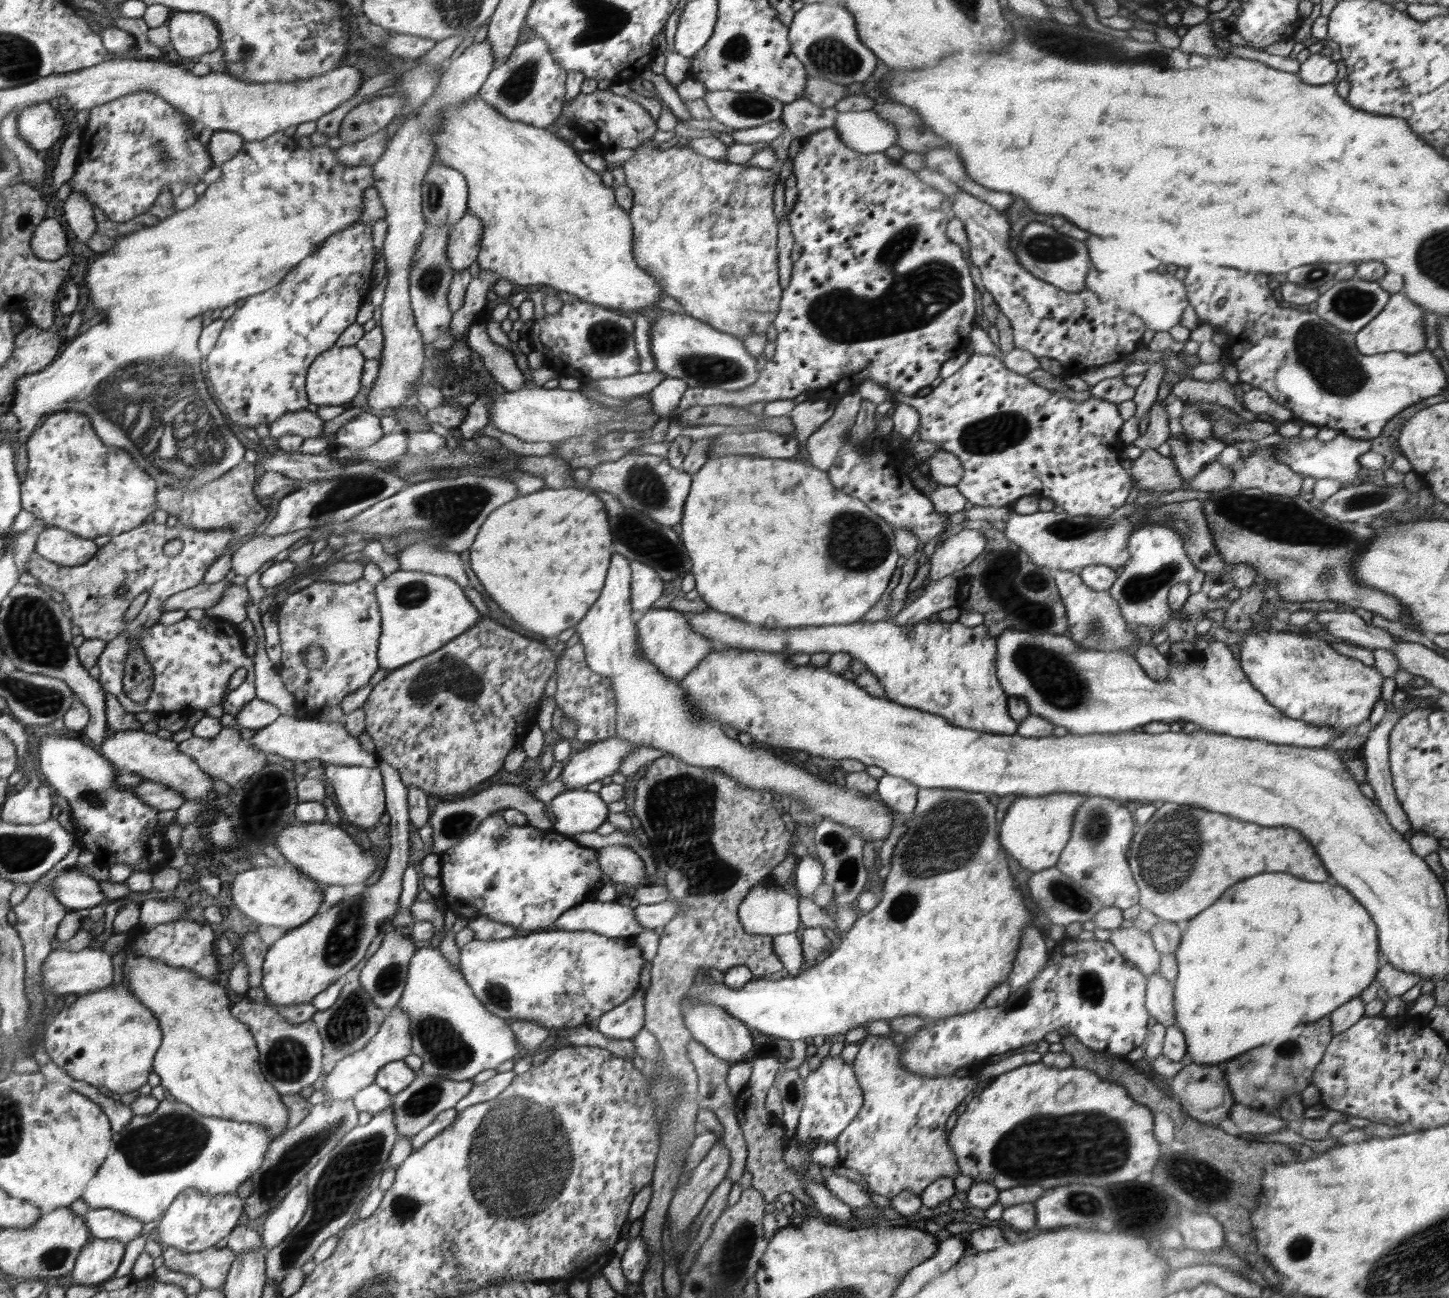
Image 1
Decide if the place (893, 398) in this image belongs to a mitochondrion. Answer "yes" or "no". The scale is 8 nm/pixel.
no

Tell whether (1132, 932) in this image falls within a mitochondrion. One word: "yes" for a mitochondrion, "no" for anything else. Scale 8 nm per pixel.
no

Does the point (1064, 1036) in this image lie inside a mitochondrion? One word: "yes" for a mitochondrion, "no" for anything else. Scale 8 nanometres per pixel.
no

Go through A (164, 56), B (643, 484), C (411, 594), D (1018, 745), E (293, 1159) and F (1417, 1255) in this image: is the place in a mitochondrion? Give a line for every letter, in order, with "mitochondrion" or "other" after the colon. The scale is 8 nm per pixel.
A: other
B: mitochondrion
C: mitochondrion
D: other
E: mitochondrion
F: mitochondrion

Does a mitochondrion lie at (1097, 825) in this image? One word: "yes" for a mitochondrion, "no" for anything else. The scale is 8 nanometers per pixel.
yes

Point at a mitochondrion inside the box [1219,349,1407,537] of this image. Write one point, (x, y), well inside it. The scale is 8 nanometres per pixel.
(1368, 499)

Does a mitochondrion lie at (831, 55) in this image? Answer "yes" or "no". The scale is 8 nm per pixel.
yes

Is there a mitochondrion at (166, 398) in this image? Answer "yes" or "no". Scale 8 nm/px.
yes

